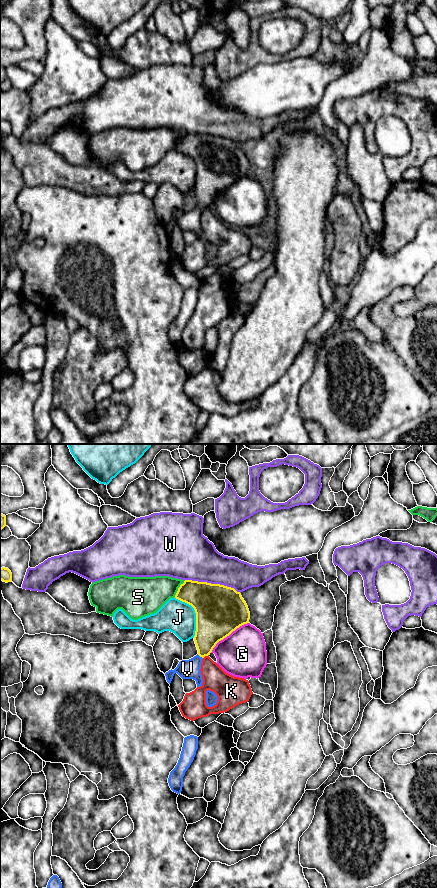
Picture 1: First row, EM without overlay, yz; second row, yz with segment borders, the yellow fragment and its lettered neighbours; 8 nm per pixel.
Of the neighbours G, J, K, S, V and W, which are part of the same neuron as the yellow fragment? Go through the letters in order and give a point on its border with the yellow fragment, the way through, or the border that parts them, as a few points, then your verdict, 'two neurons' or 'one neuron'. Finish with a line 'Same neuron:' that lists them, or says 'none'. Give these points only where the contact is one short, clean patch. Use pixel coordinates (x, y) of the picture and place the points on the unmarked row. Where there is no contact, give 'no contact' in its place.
G: contact yz (228, 187); two neurons
J: contact yz (195, 164); two neurons
K: contact yz (205, 207); two neurons
S: contact yz (178, 140); two neurons
V: contact yz (200, 208); way yz (211, 179), (200, 208), (187, 221); one neuron
W: contact yz (213, 136); two neurons
Same neuron: V

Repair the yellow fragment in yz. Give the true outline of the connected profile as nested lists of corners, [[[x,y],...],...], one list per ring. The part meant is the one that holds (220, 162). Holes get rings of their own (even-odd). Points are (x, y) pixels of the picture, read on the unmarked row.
[[[185,132],[175,150],[191,157],[196,165],[194,193],[198,206],[179,214],[174,222],[165,225],[170,236],[177,225],[182,231],[193,231],[202,238],[201,215],[216,196],[240,178],[249,175],[248,158],[234,140],[220,136]]]

